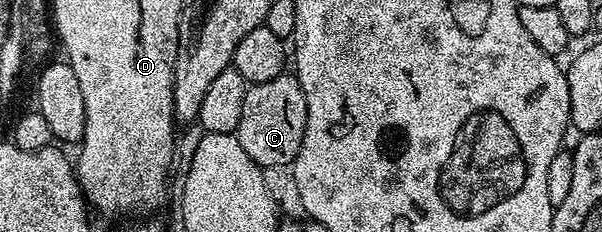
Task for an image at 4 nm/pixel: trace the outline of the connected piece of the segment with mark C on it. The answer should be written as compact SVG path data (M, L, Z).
M283 74L279 78L271 78L271 82L259 82L248 85L243 98L243 115L239 117L236 138L239 146L247 150L247 154L262 170L269 168L288 169L299 154L299 146L303 146L303 134L307 126L307 98L303 94L303 86L296 75Z

